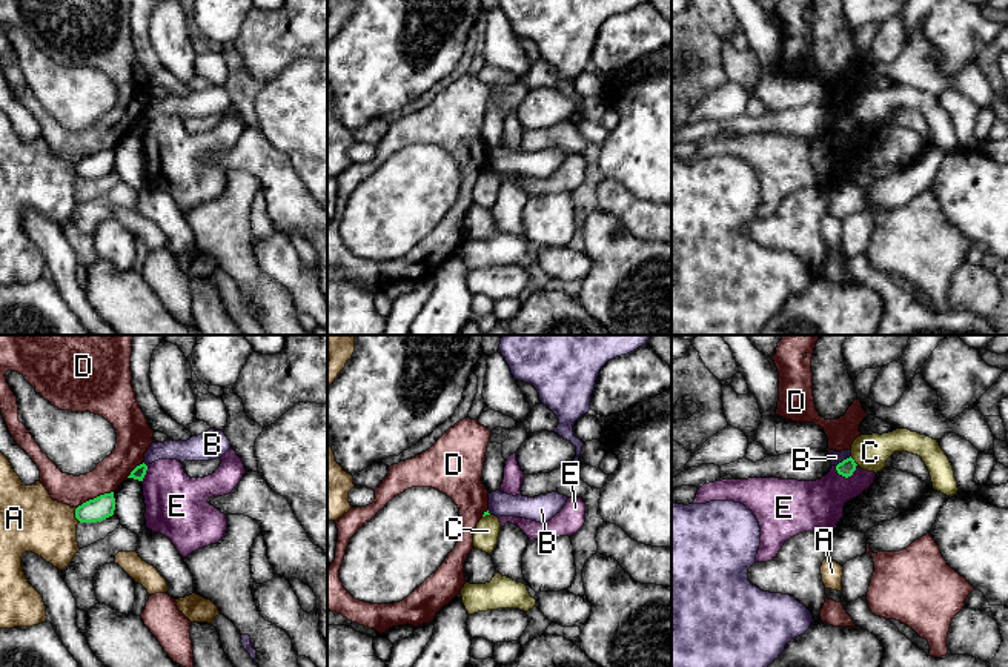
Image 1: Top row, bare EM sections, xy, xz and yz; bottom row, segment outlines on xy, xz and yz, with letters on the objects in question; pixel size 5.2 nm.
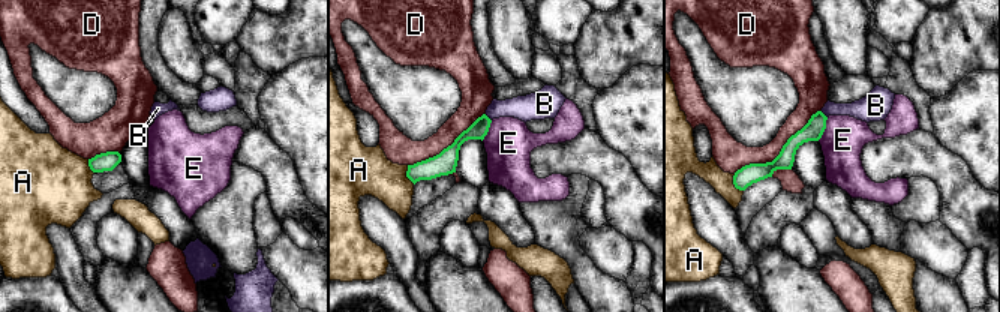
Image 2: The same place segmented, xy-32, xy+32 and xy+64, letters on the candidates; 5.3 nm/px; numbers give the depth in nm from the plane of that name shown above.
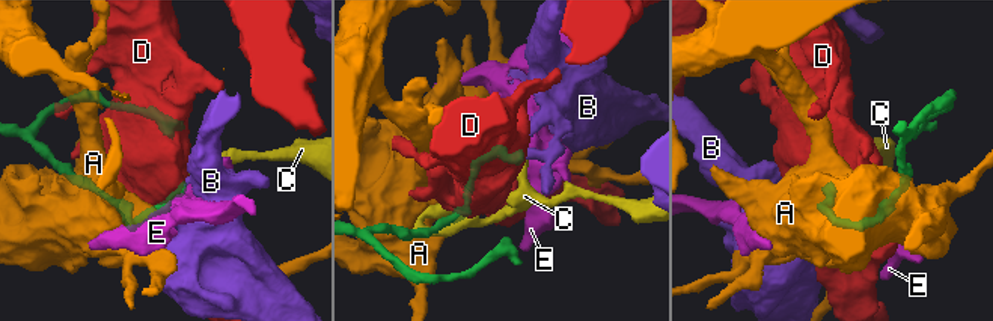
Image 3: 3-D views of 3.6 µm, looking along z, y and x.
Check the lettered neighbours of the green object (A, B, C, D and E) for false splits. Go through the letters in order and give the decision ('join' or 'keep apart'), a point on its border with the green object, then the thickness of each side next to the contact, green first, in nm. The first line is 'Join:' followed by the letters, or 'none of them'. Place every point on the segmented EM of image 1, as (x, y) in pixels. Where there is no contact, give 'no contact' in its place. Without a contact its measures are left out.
Join: none of them
A: keep apart; contact xy (76, 515); calibres 120 and 320 nm
B: keep apart; contact yz (844, 460); calibres 80 and 60 nm
C: keep apart; contact yz (853, 461); calibres 80 and 190 nm
D: keep apart; contact xy (94, 498); calibres 120 and 160 nm
E: keep apart; contact yz (847, 477); calibres 80 and 280 nm

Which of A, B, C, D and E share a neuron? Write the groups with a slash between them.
A / B / C / D / E

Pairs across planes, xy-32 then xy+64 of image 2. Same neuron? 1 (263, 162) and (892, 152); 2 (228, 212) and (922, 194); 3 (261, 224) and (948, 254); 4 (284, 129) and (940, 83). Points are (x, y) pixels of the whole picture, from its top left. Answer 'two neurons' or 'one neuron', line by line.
1: one neuron
2: two neurons
3: two neurons
4: two neurons

